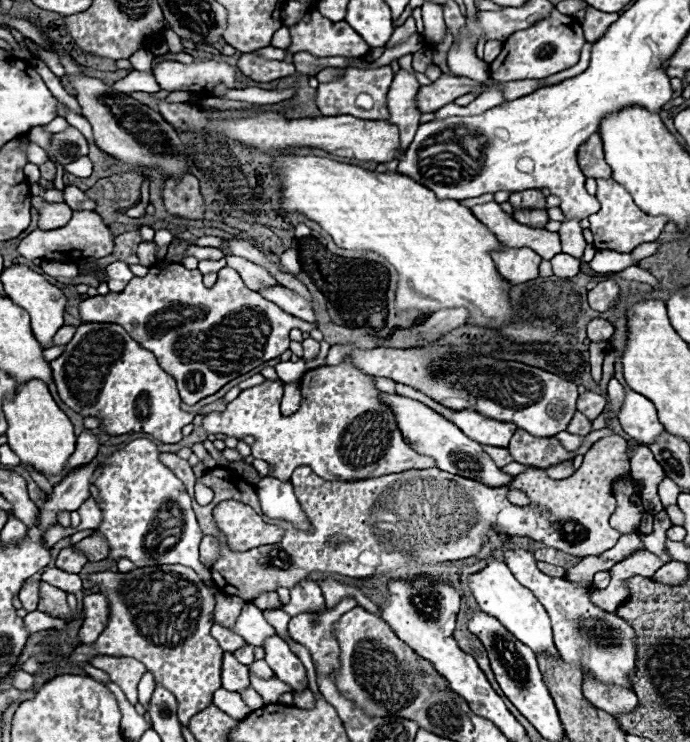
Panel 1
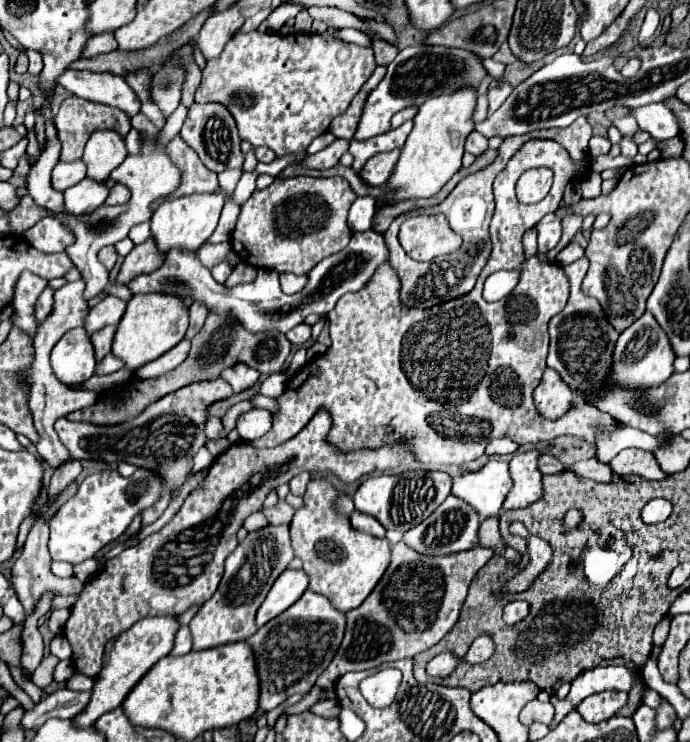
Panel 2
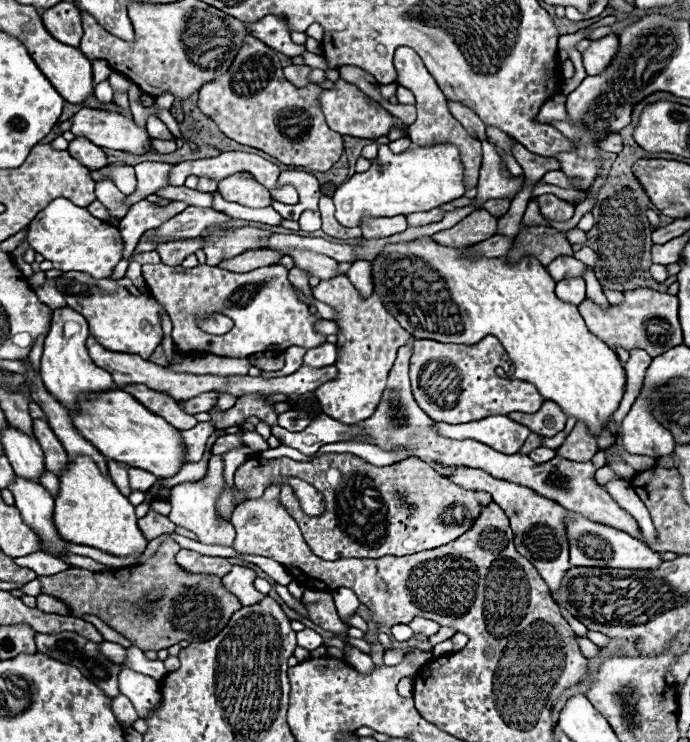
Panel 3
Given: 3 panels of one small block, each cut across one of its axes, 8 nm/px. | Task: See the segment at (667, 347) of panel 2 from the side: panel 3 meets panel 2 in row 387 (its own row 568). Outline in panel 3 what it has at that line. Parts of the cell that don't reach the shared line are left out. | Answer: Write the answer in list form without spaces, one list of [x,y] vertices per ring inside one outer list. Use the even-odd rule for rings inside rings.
[[[580,514],[570,516],[568,538],[570,538],[572,566],[602,566],[602,568],[624,568],[624,570],[646,568],[646,570],[650,570],[650,568],[658,568],[662,564],[660,554],[652,552],[644,542],[640,542],[616,528],[584,520]]]

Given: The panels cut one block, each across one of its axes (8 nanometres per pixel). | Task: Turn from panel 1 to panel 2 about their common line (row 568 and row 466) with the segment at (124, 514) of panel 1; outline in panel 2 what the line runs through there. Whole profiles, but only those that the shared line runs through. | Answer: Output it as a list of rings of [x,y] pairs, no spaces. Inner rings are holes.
[[[202,448],[198,454],[196,454],[196,460],[194,460],[194,472],[198,472],[198,470],[204,470],[204,468],[208,468],[210,464],[214,462],[214,456],[206,450],[206,448]]]

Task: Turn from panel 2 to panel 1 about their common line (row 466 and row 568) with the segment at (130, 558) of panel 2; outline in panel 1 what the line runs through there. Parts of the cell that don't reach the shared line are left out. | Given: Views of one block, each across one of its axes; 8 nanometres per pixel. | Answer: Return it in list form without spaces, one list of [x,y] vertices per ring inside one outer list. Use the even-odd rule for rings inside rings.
[[[606,436],[592,444],[590,452],[584,456],[584,464],[580,470],[564,480],[552,480],[540,468],[526,468],[522,474],[514,476],[512,484],[500,488],[488,488],[476,480],[468,480],[450,472],[442,472],[438,468],[428,470],[406,470],[400,474],[386,474],[380,478],[366,478],[356,482],[326,482],[318,478],[308,466],[296,468],[292,474],[294,492],[306,516],[310,518],[314,530],[304,534],[290,524],[280,519],[262,517],[266,523],[275,524],[284,528],[284,536],[276,544],[258,546],[240,554],[220,550],[218,560],[212,564],[212,580],[218,590],[226,594],[236,594],[244,600],[252,600],[260,592],[276,590],[278,586],[292,588],[300,580],[304,580],[310,572],[336,572],[342,576],[364,578],[374,574],[384,574],[386,570],[400,568],[404,564],[416,562],[444,562],[444,560],[460,560],[480,552],[480,534],[498,526],[510,536],[528,536],[536,542],[544,542],[550,548],[562,550],[572,556],[592,556],[602,554],[612,548],[620,532],[610,528],[608,518],[616,508],[616,500],[612,496],[612,482],[620,476],[628,474],[628,460],[626,460],[626,440],[620,436]],[[510,488],[520,488],[528,494],[528,506],[514,506],[506,500]]]

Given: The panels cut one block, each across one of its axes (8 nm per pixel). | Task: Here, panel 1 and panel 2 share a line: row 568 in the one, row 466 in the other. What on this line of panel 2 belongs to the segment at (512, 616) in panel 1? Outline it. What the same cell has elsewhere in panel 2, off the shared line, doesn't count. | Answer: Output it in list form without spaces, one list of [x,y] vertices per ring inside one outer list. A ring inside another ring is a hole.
[[[490,460],[476,472],[466,472],[454,478],[452,494],[464,498],[482,518],[500,514],[506,494],[512,490],[508,462]]]

